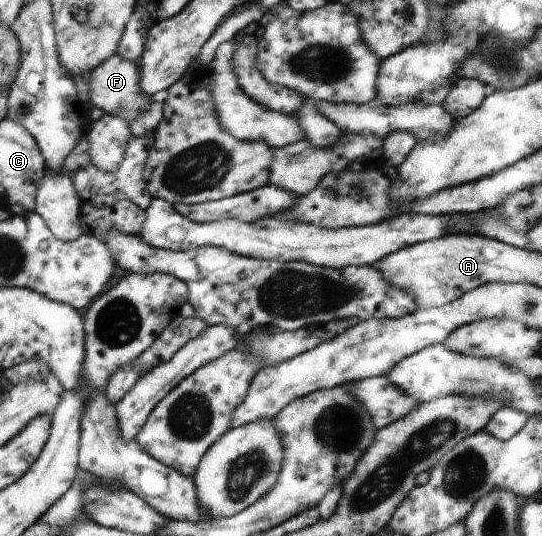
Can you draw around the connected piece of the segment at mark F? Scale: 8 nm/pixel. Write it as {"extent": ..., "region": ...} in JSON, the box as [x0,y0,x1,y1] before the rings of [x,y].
{"extent":[90,53,153,123],"region":[[[117,53],[91,71],[90,87],[92,88],[90,102],[95,107],[101,109],[105,114],[119,116],[127,123],[139,119],[139,116],[142,116],[153,103],[151,96],[147,95],[140,87],[139,64],[123,59]]]}

